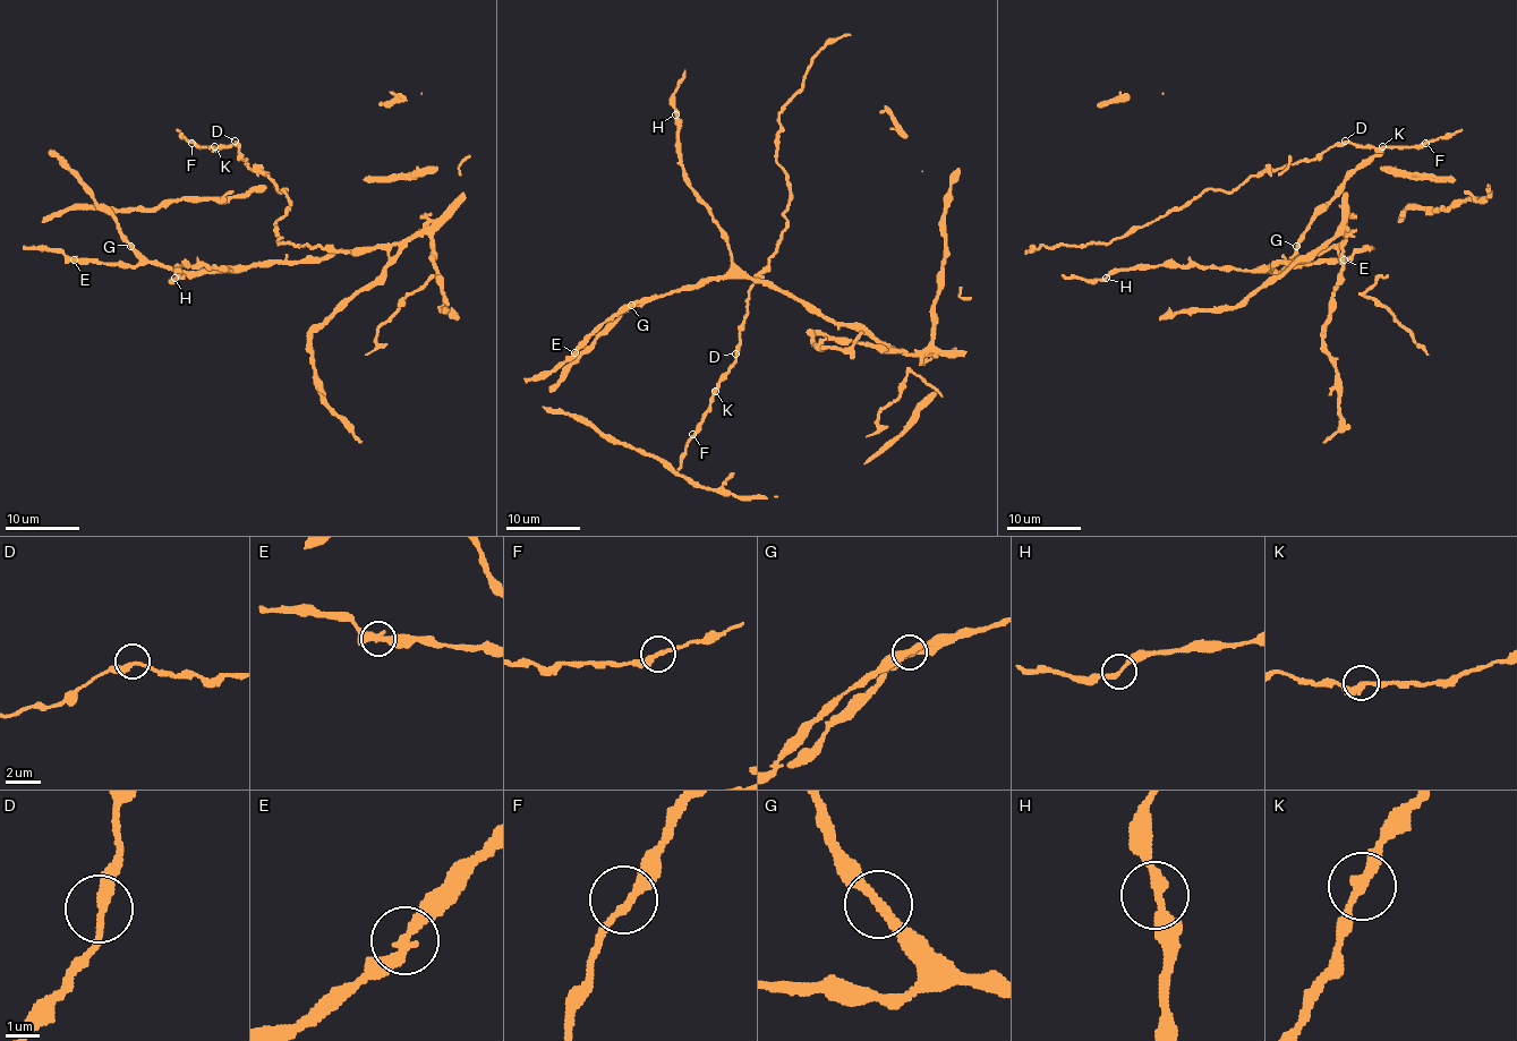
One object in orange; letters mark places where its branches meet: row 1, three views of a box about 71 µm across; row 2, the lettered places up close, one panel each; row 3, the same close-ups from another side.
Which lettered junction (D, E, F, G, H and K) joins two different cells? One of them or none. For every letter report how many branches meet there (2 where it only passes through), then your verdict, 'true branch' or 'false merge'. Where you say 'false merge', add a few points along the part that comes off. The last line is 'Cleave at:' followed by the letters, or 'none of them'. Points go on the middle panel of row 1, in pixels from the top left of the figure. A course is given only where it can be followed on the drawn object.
D: 2 branches meet; true branch
E: 2 branches meet; true branch
F: 2 branches meet; true branch
G: 2 branches meet; true branch
H: 2 branches meet; true branch
K: 2 branches meet; true branch
Cleave at: none of them

